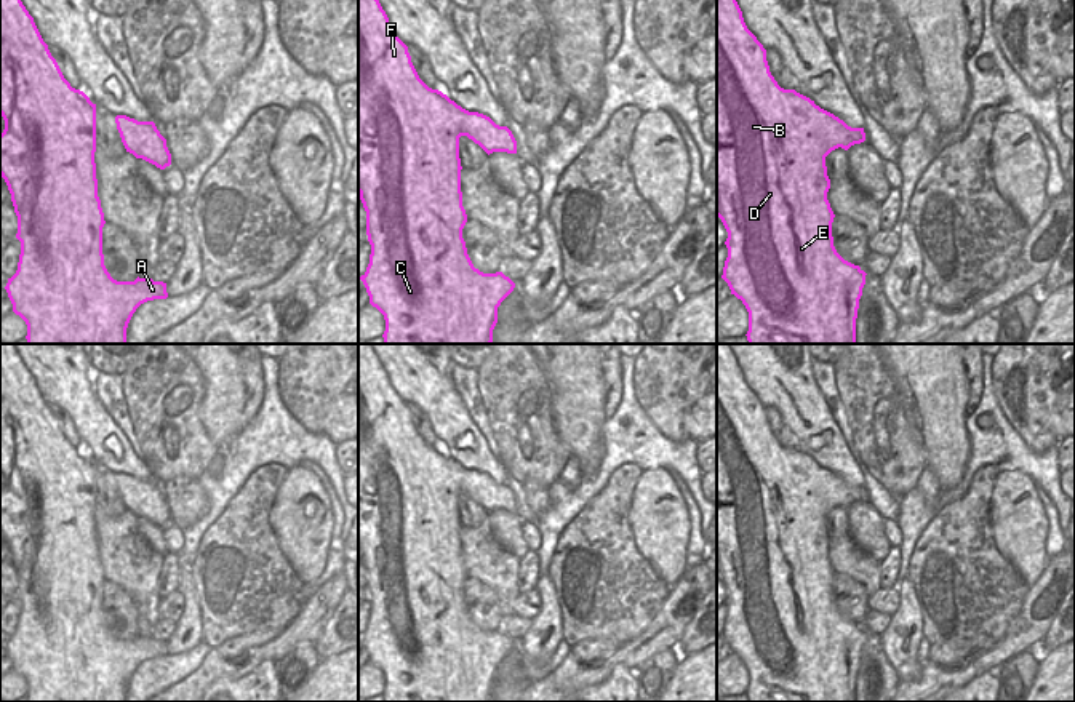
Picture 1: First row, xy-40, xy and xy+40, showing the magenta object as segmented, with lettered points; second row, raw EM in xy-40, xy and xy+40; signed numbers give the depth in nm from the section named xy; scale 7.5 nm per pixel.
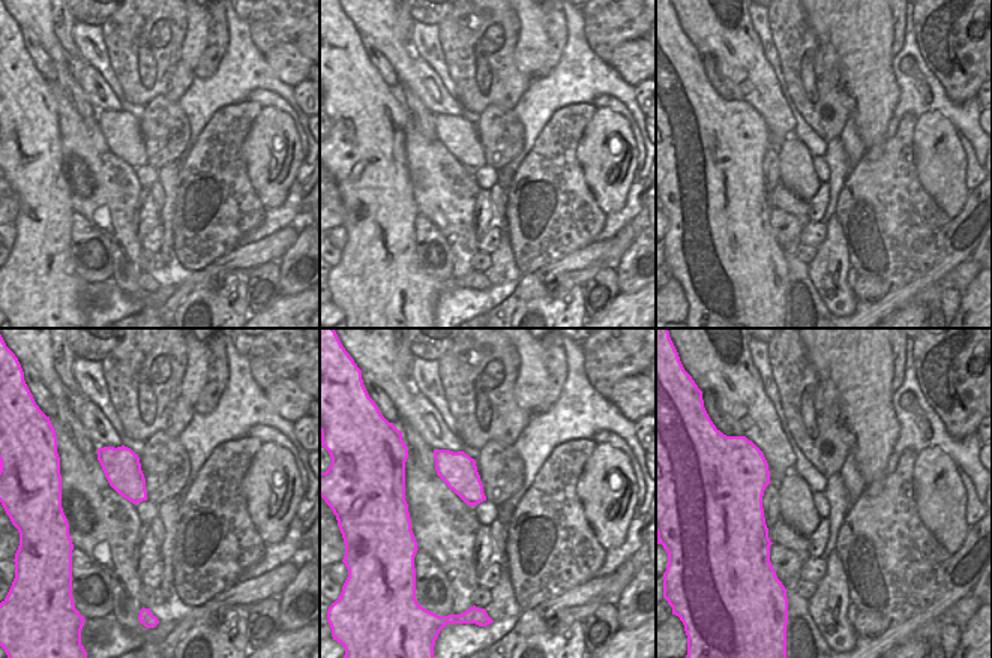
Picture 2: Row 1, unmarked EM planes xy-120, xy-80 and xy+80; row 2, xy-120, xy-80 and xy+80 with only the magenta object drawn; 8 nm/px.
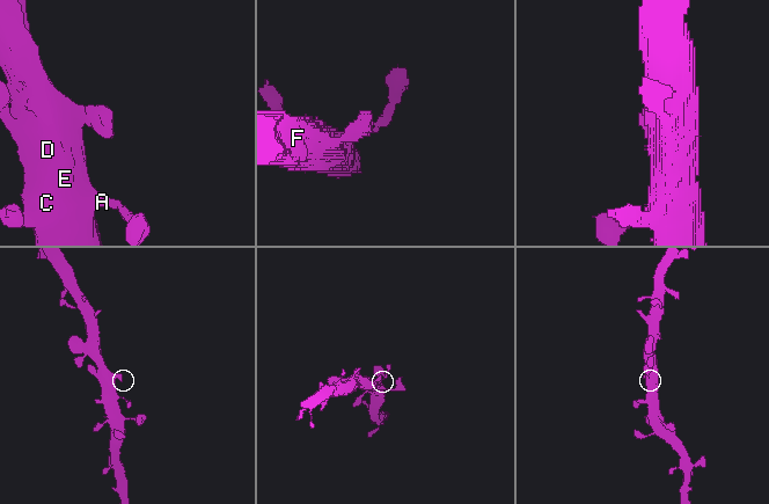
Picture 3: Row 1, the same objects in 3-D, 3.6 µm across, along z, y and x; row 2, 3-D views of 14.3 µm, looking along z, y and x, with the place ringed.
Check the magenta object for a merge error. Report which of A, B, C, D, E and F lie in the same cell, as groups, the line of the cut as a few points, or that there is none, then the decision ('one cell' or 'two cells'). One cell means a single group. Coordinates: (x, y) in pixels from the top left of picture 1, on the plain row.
A B C D E F; no cut; one cell

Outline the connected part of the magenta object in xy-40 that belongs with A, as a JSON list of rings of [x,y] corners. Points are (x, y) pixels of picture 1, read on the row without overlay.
[[[0,344],[0,473],[5,478],[5,488],[0,493],[0,534],[5,537],[11,552],[14,571],[18,574],[16,596],[21,600],[21,612],[16,632],[8,636],[5,644],[13,662],[13,670],[27,683],[27,702],[126,702],[126,686],[136,667],[154,657],[166,657],[166,641],[152,636],[136,636],[134,640],[117,640],[104,624],[102,585],[106,582],[101,558],[98,555],[96,537],[96,462],[90,456],[70,445],[64,437],[48,403],[43,400],[34,376],[29,373],[13,344]]]

